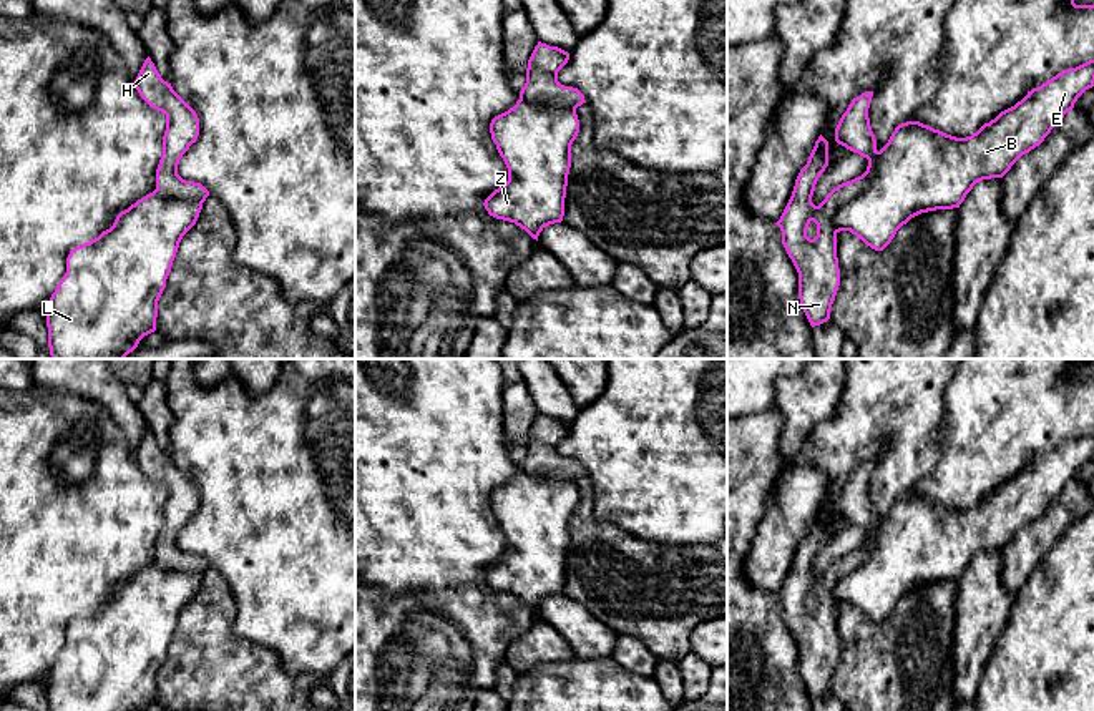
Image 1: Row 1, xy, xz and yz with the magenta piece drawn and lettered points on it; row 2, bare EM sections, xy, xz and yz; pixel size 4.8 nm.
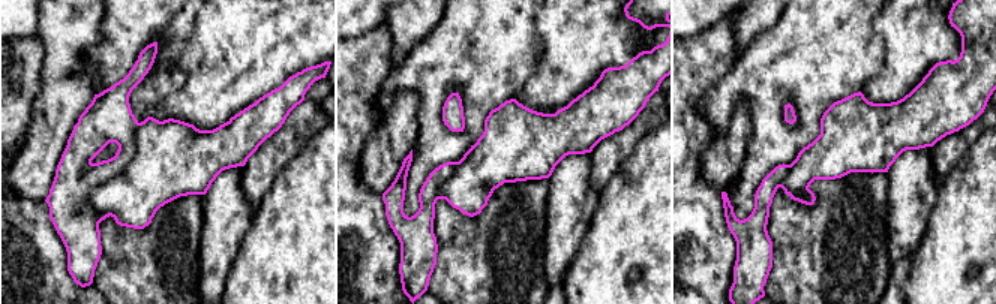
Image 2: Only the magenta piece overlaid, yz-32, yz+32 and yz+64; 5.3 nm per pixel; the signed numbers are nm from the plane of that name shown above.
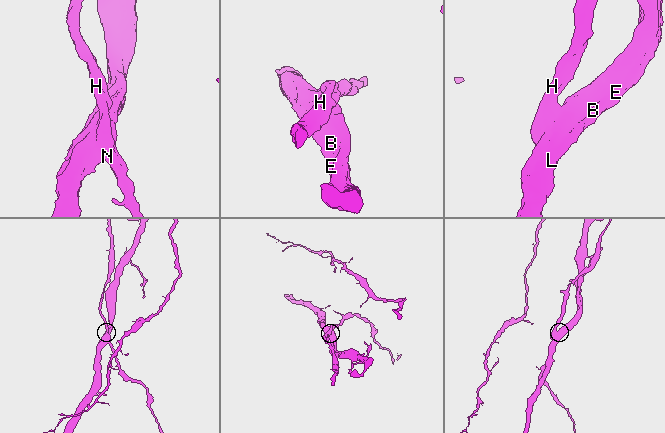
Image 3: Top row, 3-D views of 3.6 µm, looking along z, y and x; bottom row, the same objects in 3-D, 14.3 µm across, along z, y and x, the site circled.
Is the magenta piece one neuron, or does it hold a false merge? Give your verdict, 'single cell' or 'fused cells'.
fused cells

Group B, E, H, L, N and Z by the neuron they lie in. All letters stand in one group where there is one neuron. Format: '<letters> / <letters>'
B E L Z / H N

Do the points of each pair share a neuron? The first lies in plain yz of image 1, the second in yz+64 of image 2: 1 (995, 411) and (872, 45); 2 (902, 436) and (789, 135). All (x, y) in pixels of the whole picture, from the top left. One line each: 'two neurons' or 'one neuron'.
1: two neurons
2: one neuron

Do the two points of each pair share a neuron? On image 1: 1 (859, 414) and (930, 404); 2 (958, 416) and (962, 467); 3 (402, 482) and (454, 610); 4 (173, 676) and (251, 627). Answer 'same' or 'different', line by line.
1: same
2: same
3: different
4: different

